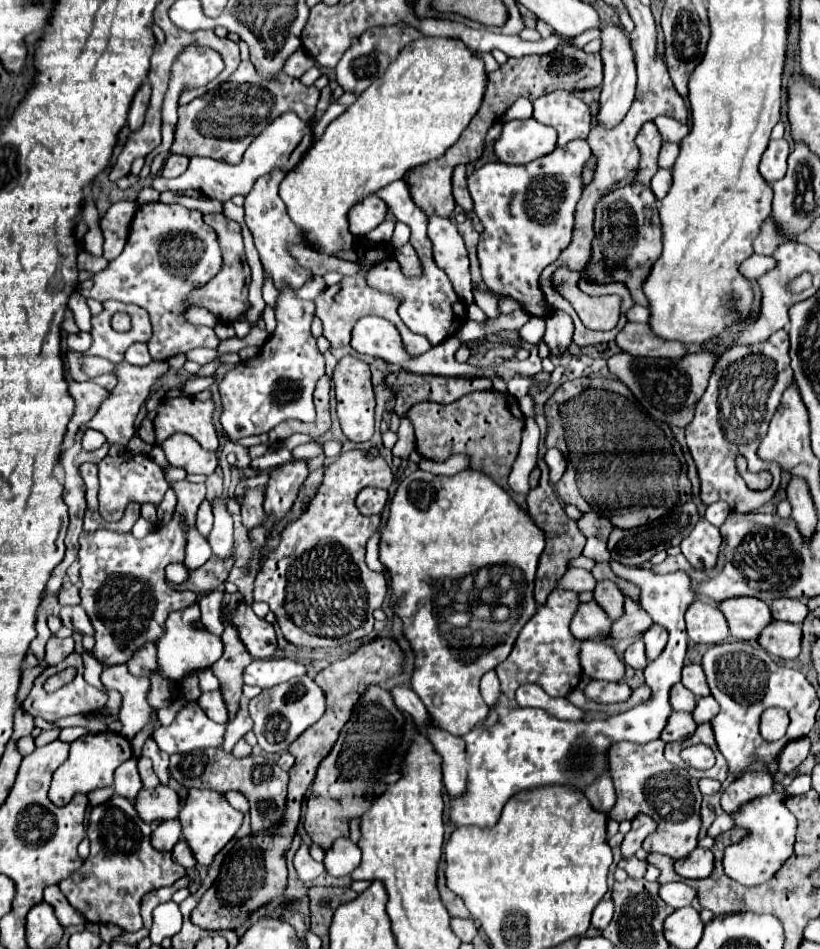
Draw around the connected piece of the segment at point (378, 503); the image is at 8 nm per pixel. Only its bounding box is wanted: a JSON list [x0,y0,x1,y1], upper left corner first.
[357,487,387,515]

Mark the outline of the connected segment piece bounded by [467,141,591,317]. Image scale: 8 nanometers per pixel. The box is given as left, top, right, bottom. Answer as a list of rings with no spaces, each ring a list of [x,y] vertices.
[[[571,141],[565,149],[555,149],[527,165],[507,165],[501,161],[487,163],[469,175],[469,191],[473,197],[473,211],[483,225],[483,233],[479,235],[477,259],[481,263],[481,275],[489,291],[501,297],[513,297],[517,303],[527,309],[531,317],[547,317],[553,309],[545,299],[545,293],[539,287],[541,271],[555,261],[555,257],[565,251],[573,239],[575,227],[575,205],[583,193],[583,167],[591,157],[591,149],[587,141]]]

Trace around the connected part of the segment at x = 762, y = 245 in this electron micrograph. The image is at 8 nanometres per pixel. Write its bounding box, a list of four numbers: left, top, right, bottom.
[753,217,785,255]

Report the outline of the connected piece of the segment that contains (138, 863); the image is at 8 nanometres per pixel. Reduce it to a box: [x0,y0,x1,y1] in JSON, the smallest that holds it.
[59,795,187,931]

